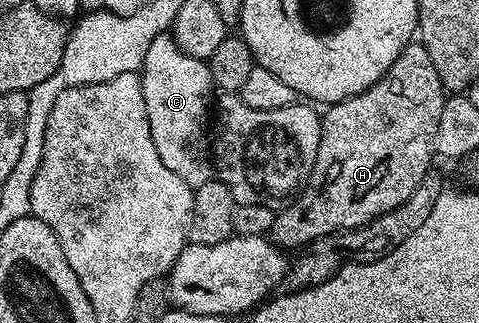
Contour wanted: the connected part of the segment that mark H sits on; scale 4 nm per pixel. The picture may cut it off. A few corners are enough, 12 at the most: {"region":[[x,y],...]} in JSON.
{"region":[[420,41],[321,115],[273,242],[399,209],[434,166],[446,89]]}

